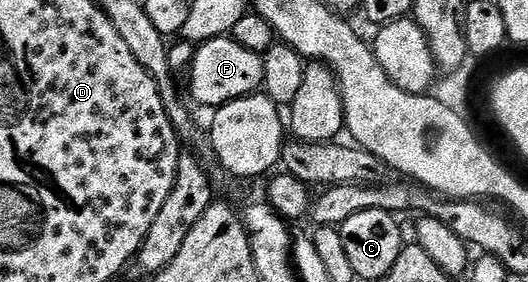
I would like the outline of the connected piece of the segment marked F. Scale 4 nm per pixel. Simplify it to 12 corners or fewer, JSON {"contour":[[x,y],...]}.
{"contour":[[230,35],[196,47],[190,99],[214,110],[263,86],[265,62]]}

